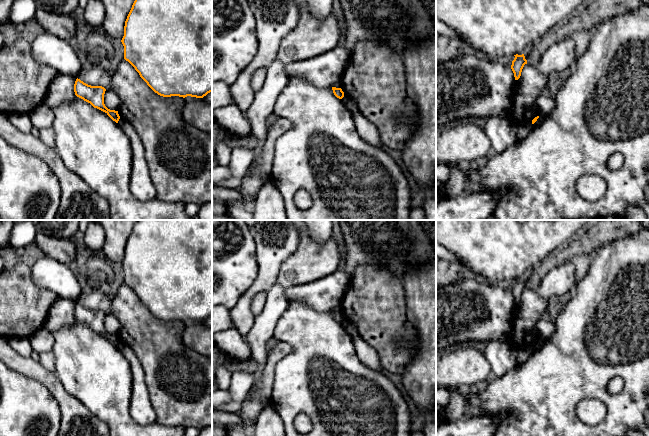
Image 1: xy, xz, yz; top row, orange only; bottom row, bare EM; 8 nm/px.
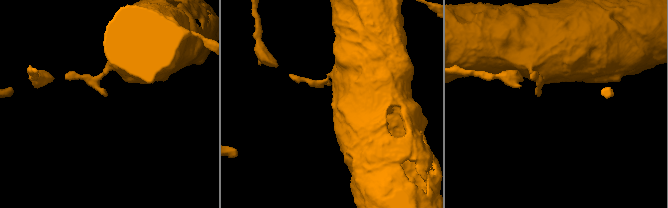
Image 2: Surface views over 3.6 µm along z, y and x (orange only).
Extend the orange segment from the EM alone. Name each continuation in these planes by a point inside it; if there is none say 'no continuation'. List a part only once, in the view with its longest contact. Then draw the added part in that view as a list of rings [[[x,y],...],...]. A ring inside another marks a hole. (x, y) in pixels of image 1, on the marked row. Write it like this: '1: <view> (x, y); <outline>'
no continuation

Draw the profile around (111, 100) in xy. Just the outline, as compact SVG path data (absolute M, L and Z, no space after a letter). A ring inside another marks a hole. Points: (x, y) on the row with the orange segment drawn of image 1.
M106 90L104 94L104 104L108 109L118 111L120 99L114 91Z

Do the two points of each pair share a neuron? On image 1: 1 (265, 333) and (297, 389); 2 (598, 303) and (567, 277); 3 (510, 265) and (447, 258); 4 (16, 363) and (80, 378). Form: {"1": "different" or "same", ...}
{"1": "different", "2": "different", "3": "different", "4": "different"}

